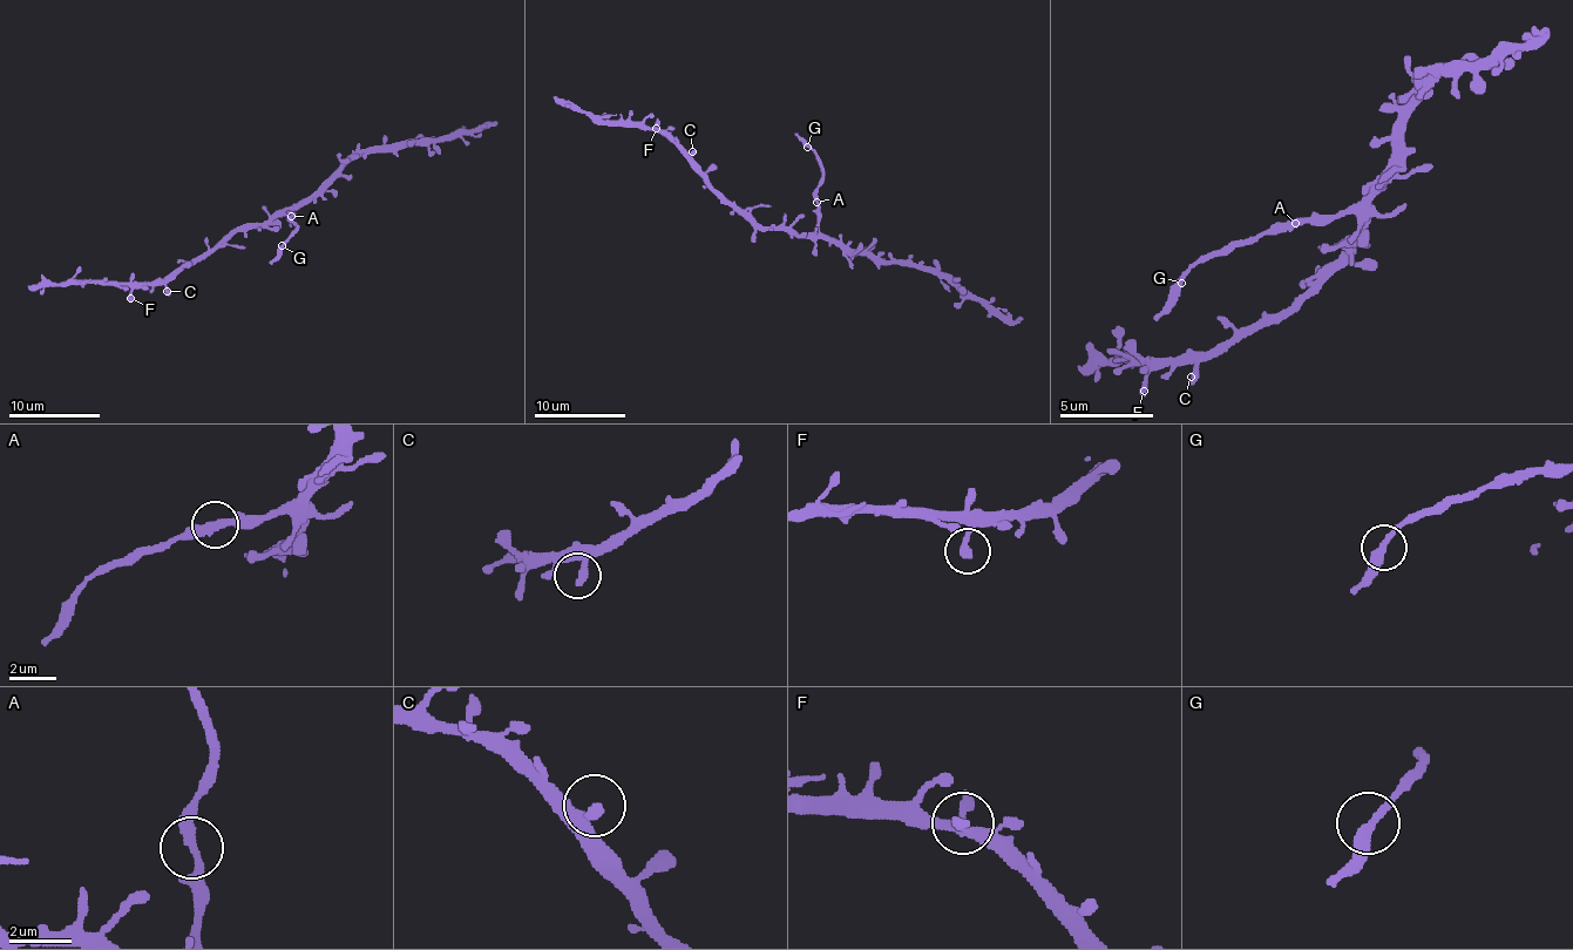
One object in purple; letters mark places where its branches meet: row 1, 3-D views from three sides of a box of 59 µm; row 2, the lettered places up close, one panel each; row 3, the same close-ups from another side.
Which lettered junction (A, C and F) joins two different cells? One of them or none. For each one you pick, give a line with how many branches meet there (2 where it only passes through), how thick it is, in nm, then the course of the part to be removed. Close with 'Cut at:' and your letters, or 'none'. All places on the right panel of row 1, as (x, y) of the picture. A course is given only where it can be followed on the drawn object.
A: branches 2; calibre 320 nm; course (1294, 222), (1233, 241), (1205, 259), (1153, 320)
Cut at: A

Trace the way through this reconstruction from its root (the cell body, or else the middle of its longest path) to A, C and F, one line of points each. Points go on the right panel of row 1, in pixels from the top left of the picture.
A: (1350, 236), (1364, 222), (1355, 212), (1341, 212), (1336, 217), (1299, 217), (1294, 222)
C: (1350, 236), (1350, 245), (1285, 311), (1228, 339), (1191, 377)
F: (1350, 236), (1350, 245), (1285, 311), (1252, 330), (1238, 330), (1209, 353), (1186, 353), (1158, 367), (1144, 391)

